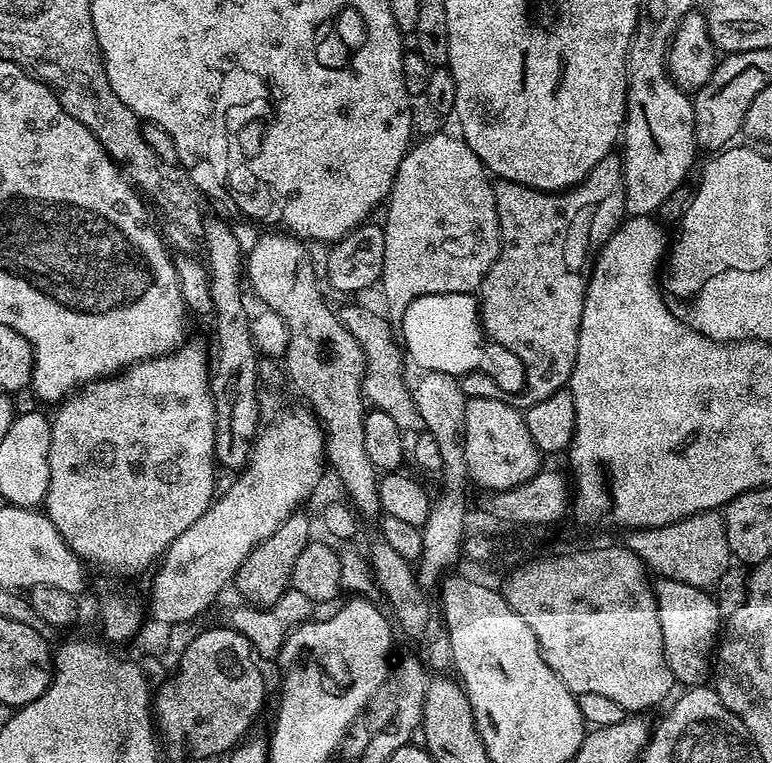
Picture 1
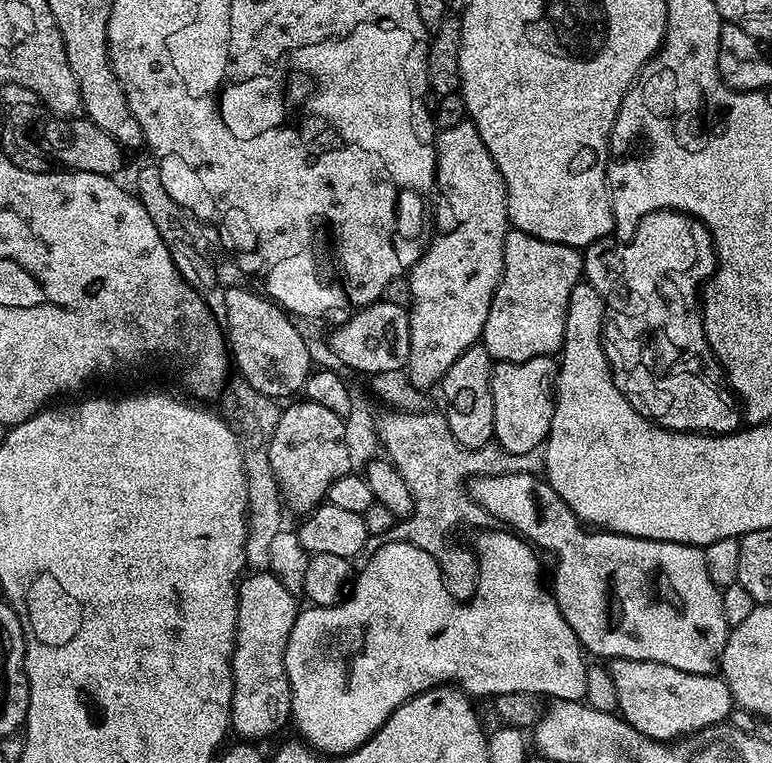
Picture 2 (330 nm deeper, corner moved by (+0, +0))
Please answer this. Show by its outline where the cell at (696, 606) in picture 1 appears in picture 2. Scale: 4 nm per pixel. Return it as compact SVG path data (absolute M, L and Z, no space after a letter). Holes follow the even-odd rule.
M503 472L501 476L474 476L467 481L466 487L468 496L491 519L492 516L496 519L493 521L499 522L511 531L523 536L529 544L537 549L543 550L545 548L546 551L552 552L553 558L556 559L556 569L552 572L552 580L550 576L550 591L556 598L556 604L562 610L562 618L566 618L570 630L578 638L580 647L584 649L585 653L592 655L593 652L596 655L593 657L603 658L608 662L614 660L662 662L666 666L674 666L674 670L682 670L699 676L710 676L720 672L720 656L724 652L724 643L728 641L730 629L722 614L721 589L717 588L710 578L710 574L706 570L706 558L697 545L679 544L669 540L643 540L637 536L624 536L621 532L589 530L581 521L577 520L570 510L570 506L566 506L566 502L562 502L562 498L553 490L547 479L531 472Z

